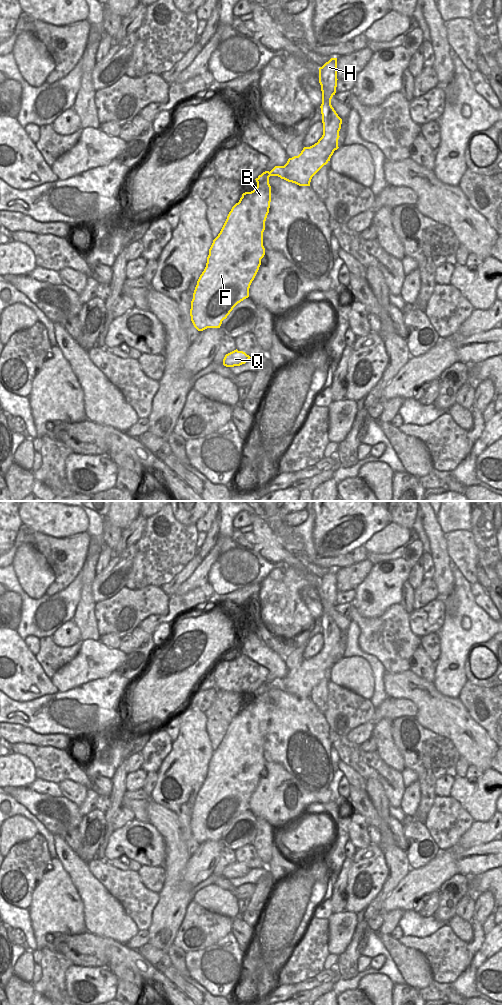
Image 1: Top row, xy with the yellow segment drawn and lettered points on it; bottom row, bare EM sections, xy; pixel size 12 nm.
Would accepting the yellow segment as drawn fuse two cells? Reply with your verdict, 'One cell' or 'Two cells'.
One cell.

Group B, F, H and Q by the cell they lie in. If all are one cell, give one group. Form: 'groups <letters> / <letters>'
groups B F H Q

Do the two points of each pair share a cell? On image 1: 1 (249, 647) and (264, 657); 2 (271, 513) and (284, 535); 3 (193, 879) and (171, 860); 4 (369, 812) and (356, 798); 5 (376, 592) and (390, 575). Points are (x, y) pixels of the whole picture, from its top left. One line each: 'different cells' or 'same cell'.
1: same cell
2: same cell
3: different cells
4: same cell
5: same cell

